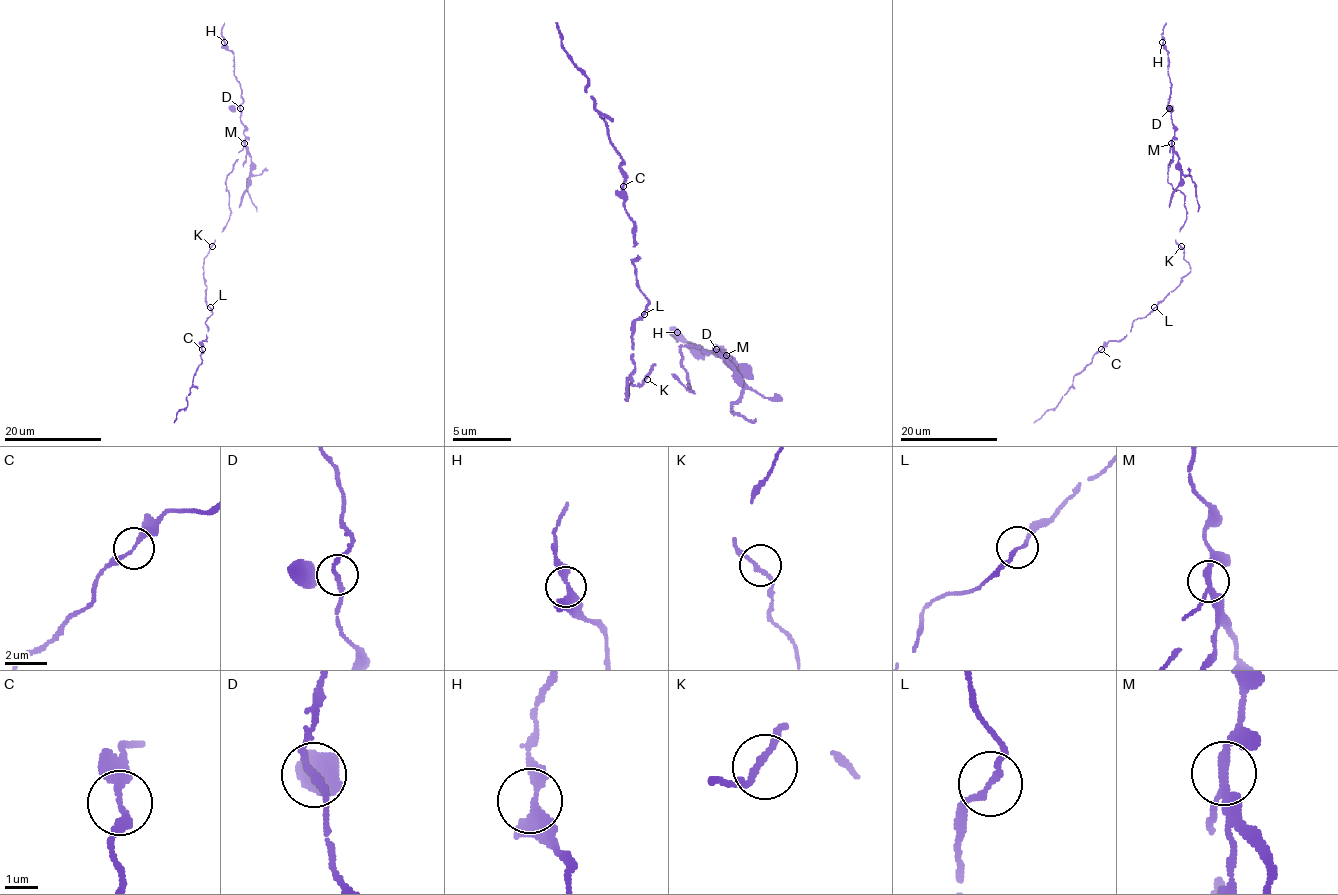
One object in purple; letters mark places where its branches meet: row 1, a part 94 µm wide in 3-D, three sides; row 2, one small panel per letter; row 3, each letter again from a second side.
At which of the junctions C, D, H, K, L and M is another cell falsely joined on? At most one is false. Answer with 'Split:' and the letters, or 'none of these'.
Split: M

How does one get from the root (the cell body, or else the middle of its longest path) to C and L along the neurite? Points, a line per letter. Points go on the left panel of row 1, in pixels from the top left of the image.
C: (210, 246), (203, 278), (206, 303), (212, 313), (206, 320), (208, 331), (202, 350)
L: (210, 246), (203, 264), (206, 303), (210, 307)

